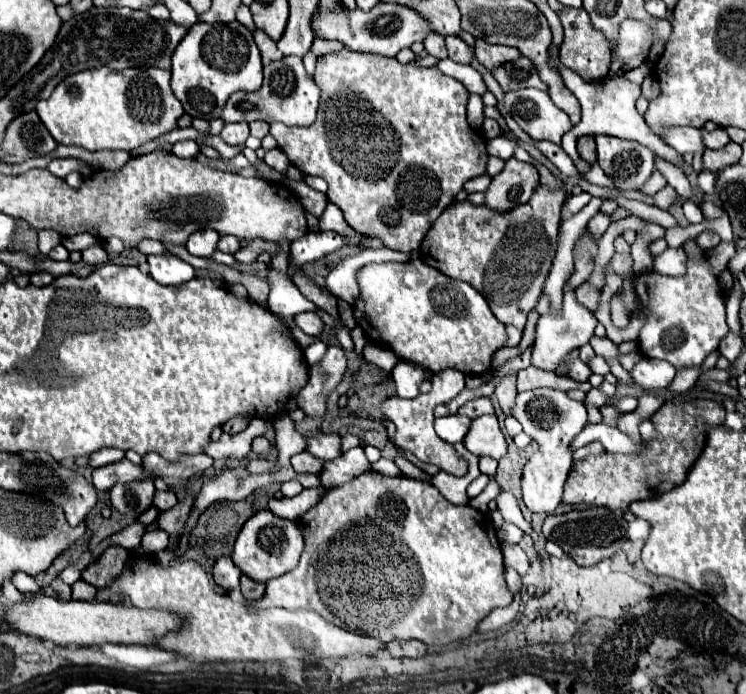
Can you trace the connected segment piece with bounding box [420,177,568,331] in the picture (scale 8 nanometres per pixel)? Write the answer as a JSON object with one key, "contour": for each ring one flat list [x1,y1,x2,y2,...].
{"contour":[[556,177,556,181,558,181,558,187,538,185,526,205,518,205,516,209,512,209,508,213,498,213,498,211,486,209,484,205,474,207,468,201,448,207,426,233,424,243,420,247,420,259,426,265,442,271,444,275,448,275,452,279,462,279,462,281,470,283,474,289,478,289,482,295,486,295,484,299,490,301,488,305,500,323,514,325,516,329,524,331,526,315,536,307,536,303,540,299,544,279,550,271,550,265,552,265,552,259,556,253,560,213,562,213,564,201,568,197,568,191,564,189,566,183,560,177]]}

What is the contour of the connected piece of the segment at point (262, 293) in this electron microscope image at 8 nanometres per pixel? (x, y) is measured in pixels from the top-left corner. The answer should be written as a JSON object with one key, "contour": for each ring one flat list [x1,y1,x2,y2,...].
{"contour":[[238,273,236,275,236,281,242,283,248,289,250,299,258,301,258,299,266,299,268,297,268,279,262,279,262,277,246,277,244,273]]}

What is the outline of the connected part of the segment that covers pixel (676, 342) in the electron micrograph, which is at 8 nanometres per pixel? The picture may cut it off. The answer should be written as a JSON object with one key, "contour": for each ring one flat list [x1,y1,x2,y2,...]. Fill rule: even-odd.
{"contour":[[704,255,688,257,686,267,688,267,688,271,680,277,662,275,656,271,634,275,634,289,640,299,640,313,644,315,644,325,638,335,640,353,644,357,664,359,664,361,672,363,676,369,690,367,690,365,702,365,706,355,710,351,716,351,720,341,730,331,726,325,726,309,724,309,724,295,720,289,720,281,718,281,718,275,712,271,708,259]]}

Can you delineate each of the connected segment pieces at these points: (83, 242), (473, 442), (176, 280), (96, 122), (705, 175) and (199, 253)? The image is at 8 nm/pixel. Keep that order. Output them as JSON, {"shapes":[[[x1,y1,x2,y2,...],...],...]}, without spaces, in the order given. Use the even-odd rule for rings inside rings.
{"shapes":[[[74,235,74,237,64,237,62,239,62,245,68,251,84,251,86,247,96,245,96,243,98,243,98,239,94,239,92,235]],[[482,415,474,419,470,431,464,437,464,445,478,457,488,455,500,459,502,455,506,455,506,439,498,427,496,415]],[[170,253,150,255,148,265,150,265,150,275,154,277,154,281,162,285,182,285,196,277,196,271,192,265,188,265,186,261]],[[100,67,100,69,88,69,66,77,46,101,38,101,36,113,40,115,50,135,60,145,78,145,88,151,102,151,102,149,130,151,146,141,152,141,176,129,176,121,178,117,182,117,184,109,170,89,170,71,166,69,148,67,148,69,110,71,108,67]],[[702,171,700,175,698,175,698,187,700,187,700,191,702,193,714,193,714,173,710,173,710,171]],[[202,229,190,235,186,249,196,255,196,257,212,257,212,253,216,251,220,235,214,229]]]}

